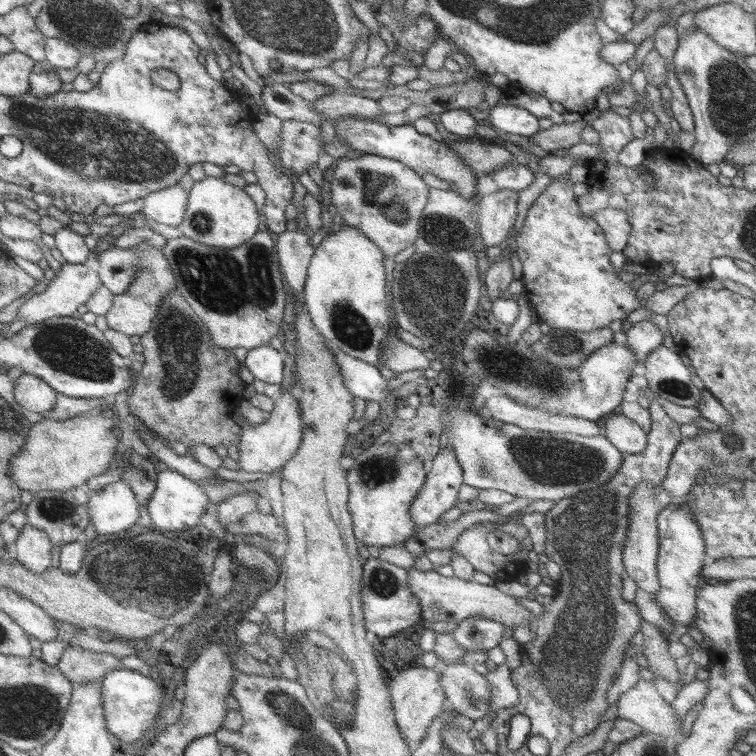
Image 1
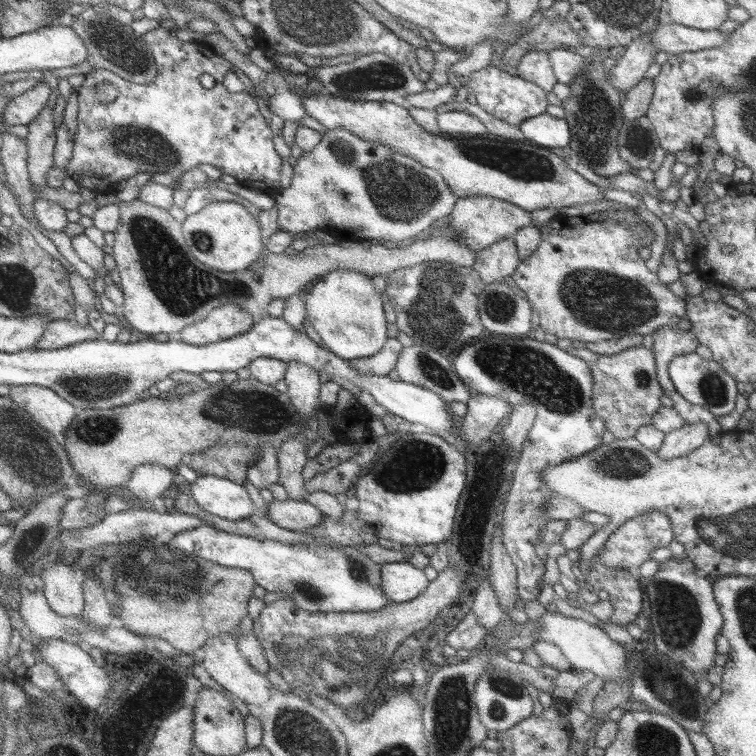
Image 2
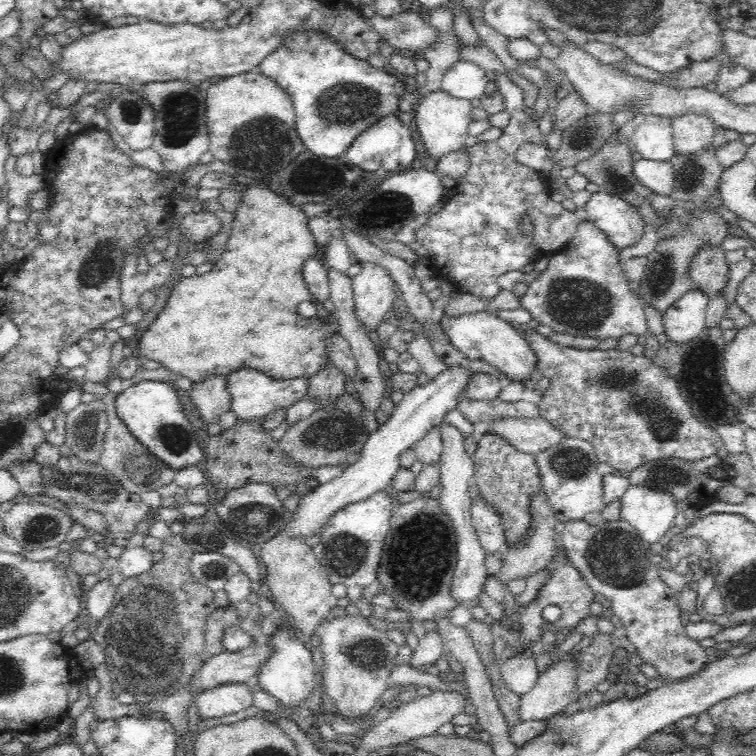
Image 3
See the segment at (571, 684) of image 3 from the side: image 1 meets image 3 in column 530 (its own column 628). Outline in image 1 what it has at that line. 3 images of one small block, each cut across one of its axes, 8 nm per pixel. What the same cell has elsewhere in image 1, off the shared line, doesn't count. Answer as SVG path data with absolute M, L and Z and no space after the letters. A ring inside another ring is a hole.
M643 679L637 680L631 690L625 690L616 700L616 718L636 724L641 731L681 738L681 719L672 713L656 692L654 684Z

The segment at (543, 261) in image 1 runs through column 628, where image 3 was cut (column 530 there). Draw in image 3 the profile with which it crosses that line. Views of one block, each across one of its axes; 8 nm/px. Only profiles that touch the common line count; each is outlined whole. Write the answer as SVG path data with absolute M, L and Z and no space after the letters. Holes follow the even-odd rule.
M582 221L577 228L577 233L573 236L573 239L560 250L559 253L551 255L548 267L542 271L540 276L530 283L528 291L521 298L522 308L528 310L534 319L538 322L542 322L542 325L550 326L556 333L560 334L572 334L574 336L590 336L592 338L621 338L625 334L637 334L638 336L645 335L647 332L646 319L644 317L644 310L642 305L638 301L638 298L632 290L628 287L629 280L623 273L621 265L618 265L618 251L614 248L614 245L608 241L606 235L600 229L596 228L591 222Z

